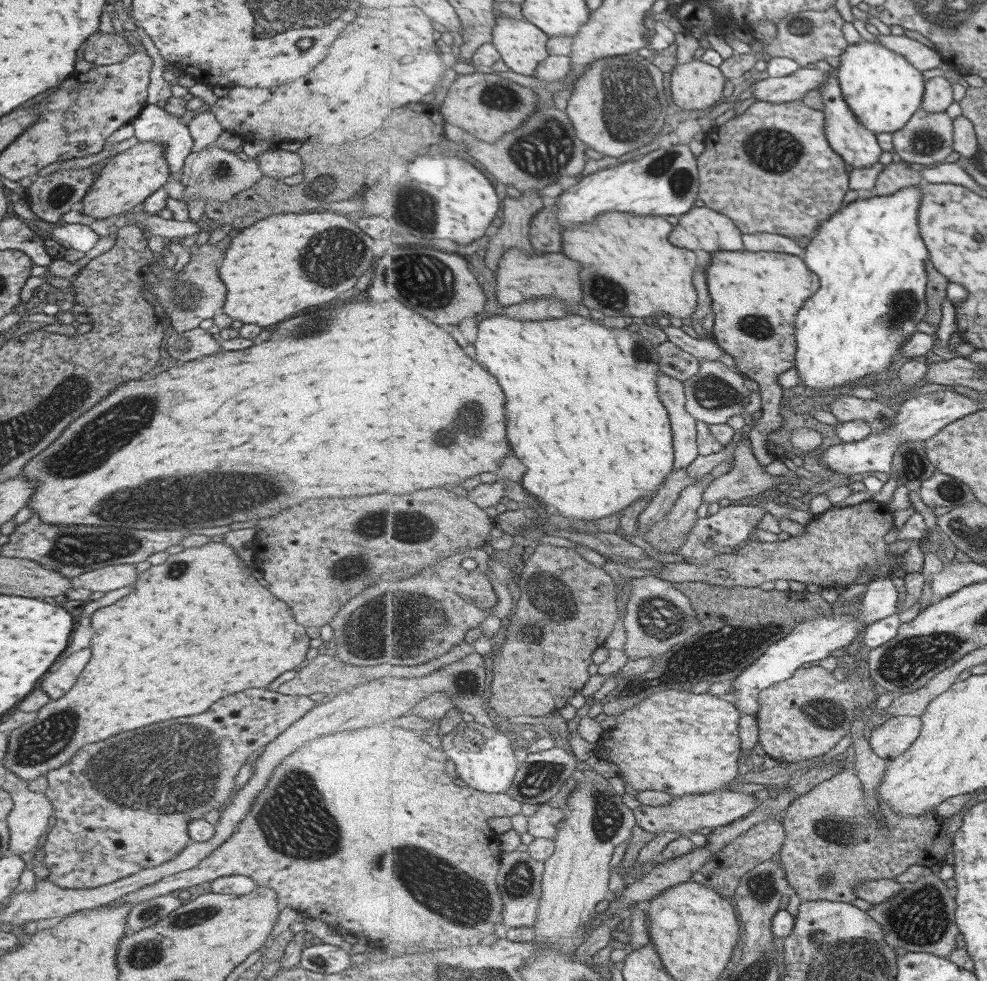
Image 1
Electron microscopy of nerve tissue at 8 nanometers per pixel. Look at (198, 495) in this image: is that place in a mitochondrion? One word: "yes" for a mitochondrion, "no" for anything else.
yes

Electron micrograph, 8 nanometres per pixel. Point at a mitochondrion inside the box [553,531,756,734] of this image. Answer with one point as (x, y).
(728, 645)

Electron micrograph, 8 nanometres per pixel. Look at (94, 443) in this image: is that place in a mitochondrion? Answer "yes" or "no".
yes

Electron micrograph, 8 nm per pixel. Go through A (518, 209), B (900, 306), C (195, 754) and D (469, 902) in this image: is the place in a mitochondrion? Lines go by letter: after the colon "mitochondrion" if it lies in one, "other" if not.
A: other
B: mitochondrion
C: mitochondrion
D: mitochondrion

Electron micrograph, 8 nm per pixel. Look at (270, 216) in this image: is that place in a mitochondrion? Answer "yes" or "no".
no

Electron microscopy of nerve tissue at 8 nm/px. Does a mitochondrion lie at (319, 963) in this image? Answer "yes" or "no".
no

